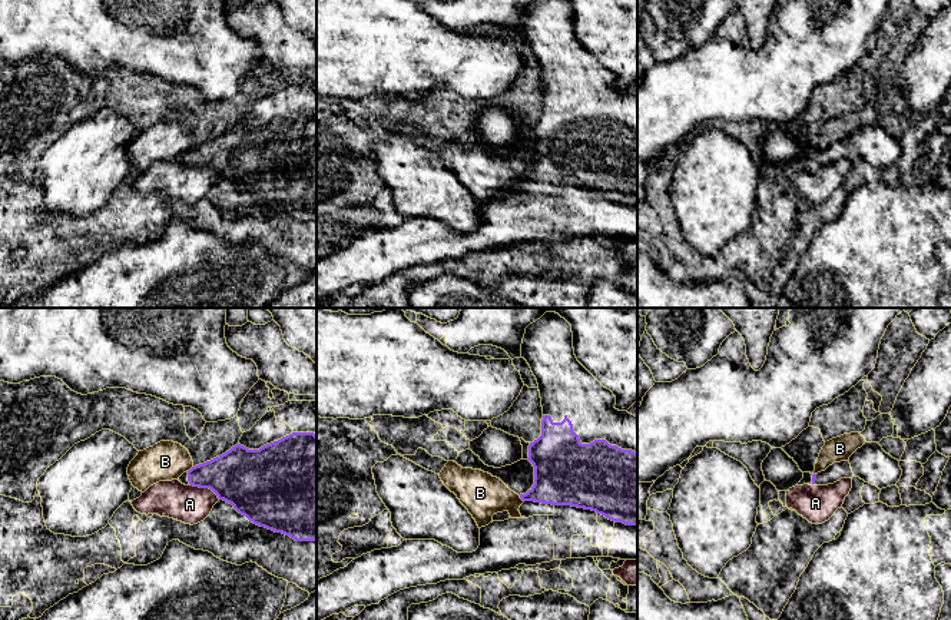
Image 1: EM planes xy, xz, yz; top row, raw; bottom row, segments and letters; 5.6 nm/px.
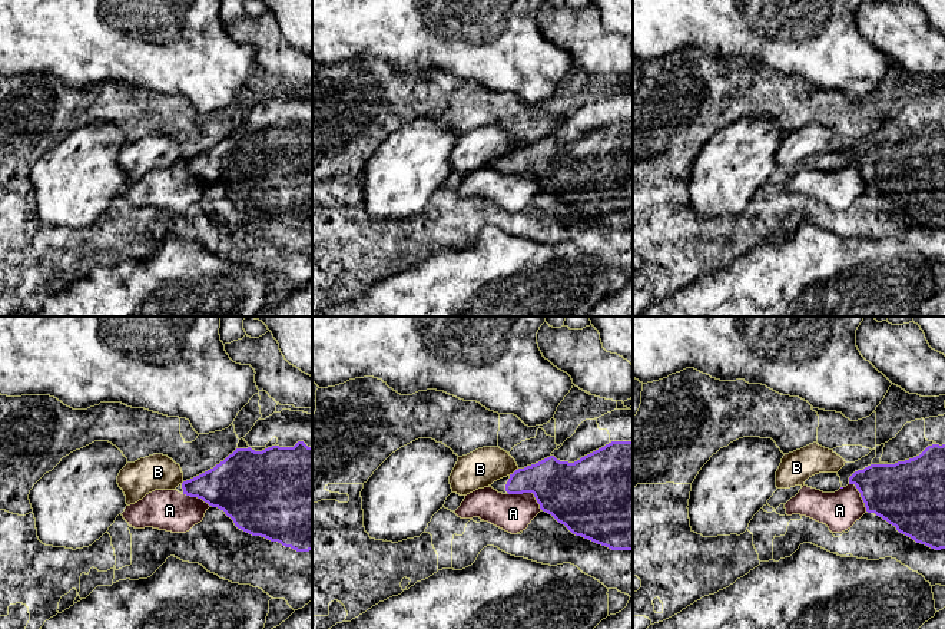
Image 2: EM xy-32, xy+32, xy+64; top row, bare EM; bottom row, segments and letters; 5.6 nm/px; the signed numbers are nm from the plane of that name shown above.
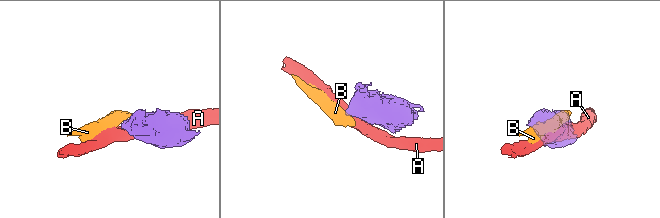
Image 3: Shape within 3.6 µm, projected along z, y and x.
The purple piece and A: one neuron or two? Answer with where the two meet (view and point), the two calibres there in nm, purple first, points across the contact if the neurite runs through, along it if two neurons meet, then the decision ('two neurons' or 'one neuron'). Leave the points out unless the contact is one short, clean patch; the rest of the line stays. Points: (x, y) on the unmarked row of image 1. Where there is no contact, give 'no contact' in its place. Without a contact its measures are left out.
xy (205, 166) | 340/220 nm | along xy (191, 163), (199, 168), (209, 168), (219, 178) | two neurons

